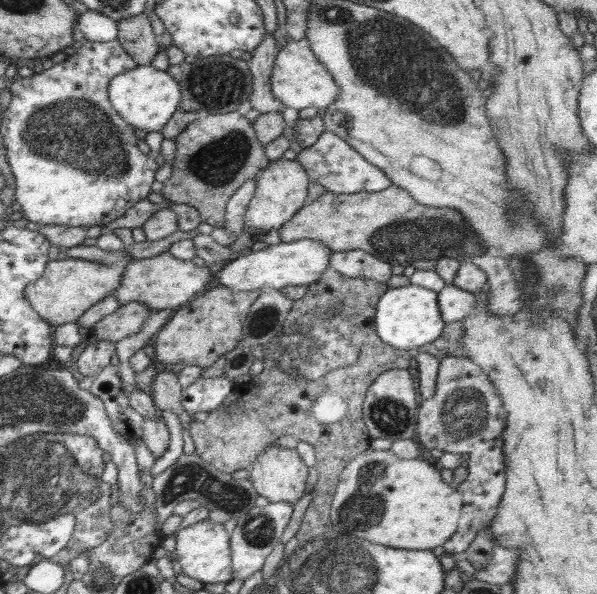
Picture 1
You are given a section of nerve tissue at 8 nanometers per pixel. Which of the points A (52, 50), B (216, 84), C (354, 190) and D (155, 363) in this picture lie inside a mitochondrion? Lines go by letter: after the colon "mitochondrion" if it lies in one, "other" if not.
A: other
B: mitochondrion
C: other
D: other

